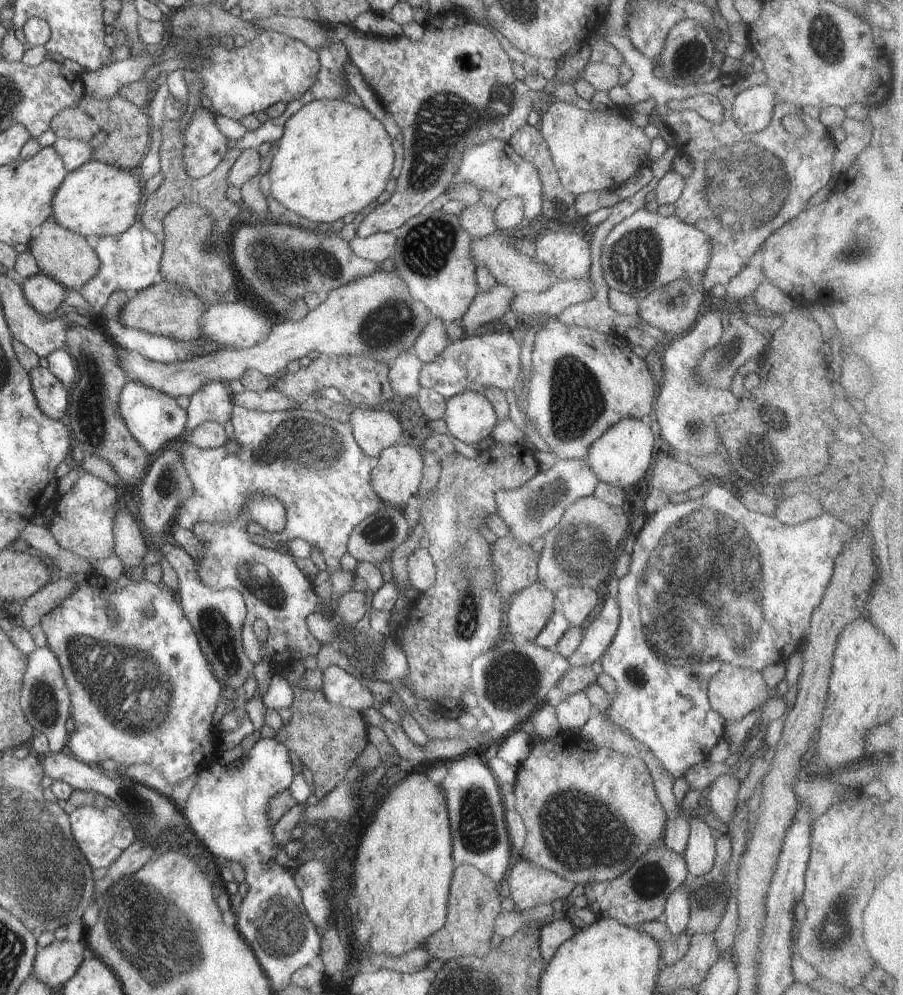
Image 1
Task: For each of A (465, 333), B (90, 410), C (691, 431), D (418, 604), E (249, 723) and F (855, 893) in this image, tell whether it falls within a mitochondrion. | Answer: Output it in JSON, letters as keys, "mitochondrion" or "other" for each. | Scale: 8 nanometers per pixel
{"A":"other","B":"mitochondrion","C":"mitochondrion","D":"other","E":"other","F":"mitochondrion"}

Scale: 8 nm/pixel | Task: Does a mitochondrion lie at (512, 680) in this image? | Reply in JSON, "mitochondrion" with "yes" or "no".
{"mitochondrion":"yes"}

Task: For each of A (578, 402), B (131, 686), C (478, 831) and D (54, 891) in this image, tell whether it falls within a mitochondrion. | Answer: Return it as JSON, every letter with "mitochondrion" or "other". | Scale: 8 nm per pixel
{"A":"mitochondrion","B":"mitochondrion","C":"mitochondrion","D":"mitochondrion"}

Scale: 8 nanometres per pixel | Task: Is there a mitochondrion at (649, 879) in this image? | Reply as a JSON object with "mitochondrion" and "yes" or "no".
{"mitochondrion":"yes"}

